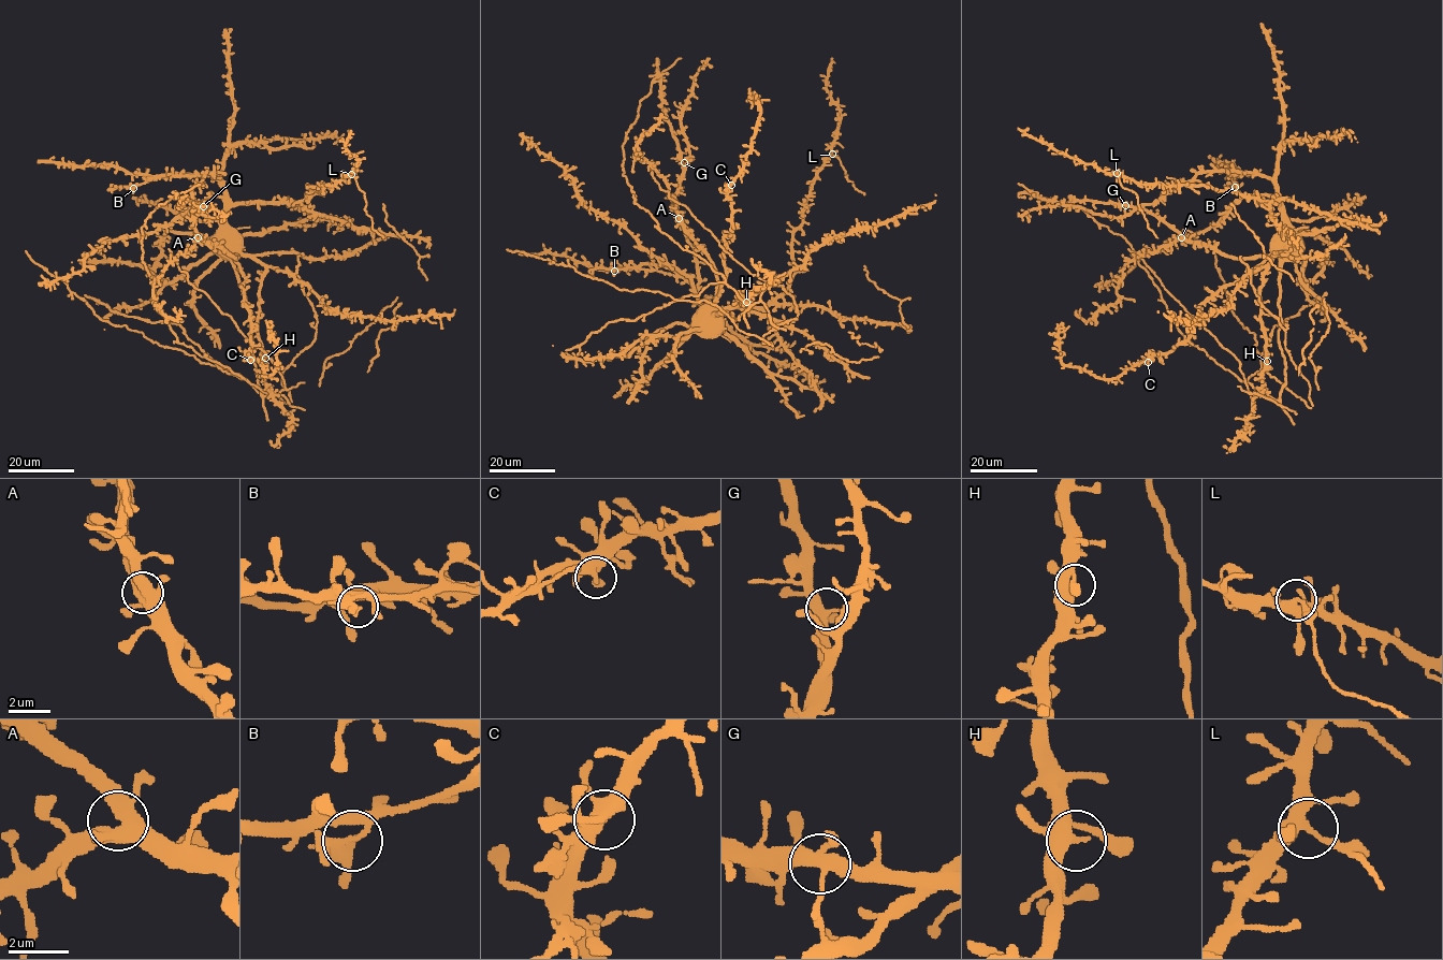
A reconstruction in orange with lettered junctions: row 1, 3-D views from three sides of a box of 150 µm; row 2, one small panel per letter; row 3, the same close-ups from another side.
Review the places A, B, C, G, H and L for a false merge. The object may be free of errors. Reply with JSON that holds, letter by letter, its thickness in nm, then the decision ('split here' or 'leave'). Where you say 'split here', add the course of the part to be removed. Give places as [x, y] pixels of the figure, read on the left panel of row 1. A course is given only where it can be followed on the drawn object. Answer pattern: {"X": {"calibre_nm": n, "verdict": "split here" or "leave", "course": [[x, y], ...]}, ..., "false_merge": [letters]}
{"A": {"calibre_nm": 440, "verdict": "leave"}, "B": {"calibre_nm": 240, "verdict": "leave"}, "C": {"calibre_nm": 360, "verdict": "leave"}, "G": {"calibre_nm": 400, "verdict": "leave"}, "H": {"calibre_nm": 320, "verdict": "leave"}, "L": {"calibre_nm": 320, "verdict": "split here", "course": [[351, 175], [365, 195], [364, 209], [372, 218], [372, 228], [383, 238]]}, "false_merge": ["L"]}

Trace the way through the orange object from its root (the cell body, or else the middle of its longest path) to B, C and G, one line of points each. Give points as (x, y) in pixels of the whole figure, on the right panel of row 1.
B: (1298, 238), (1280, 203), (1279, 188), (1271, 179), (1235, 172), (1235, 187)
C: (1298, 238), (1285, 253), (1269, 256), (1237, 281), (1208, 296), (1200, 304), (1192, 334), (1148, 362)
G: (1298, 238), (1285, 253), (1233, 258), (1209, 246), (1188, 242), (1154, 215), (1125, 205)

